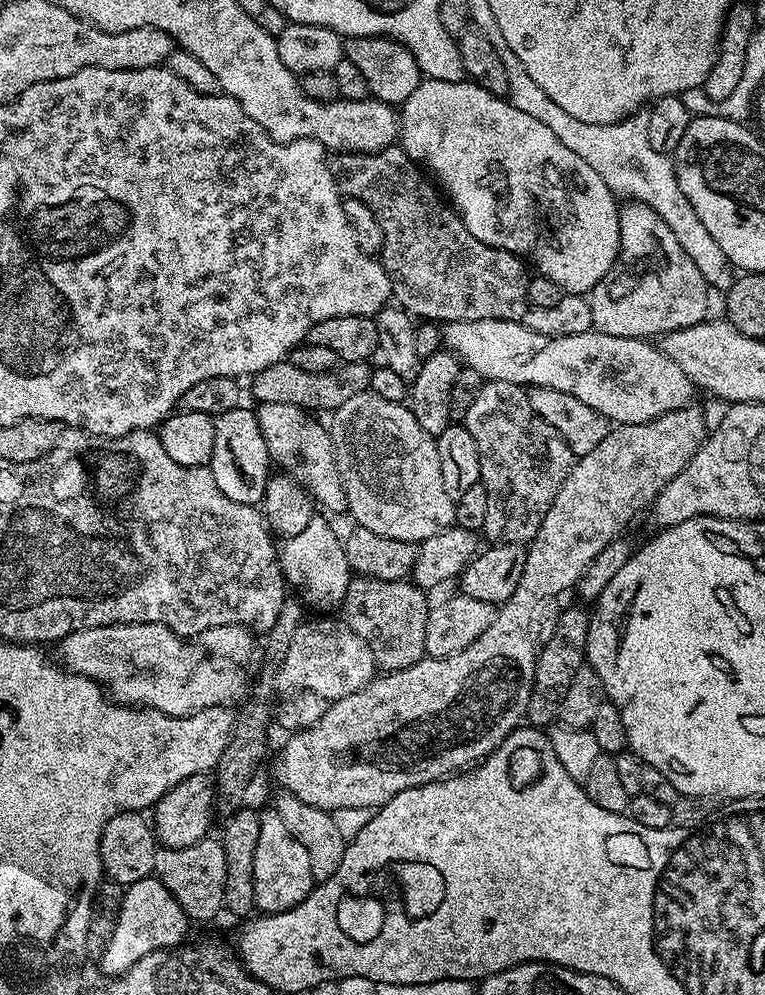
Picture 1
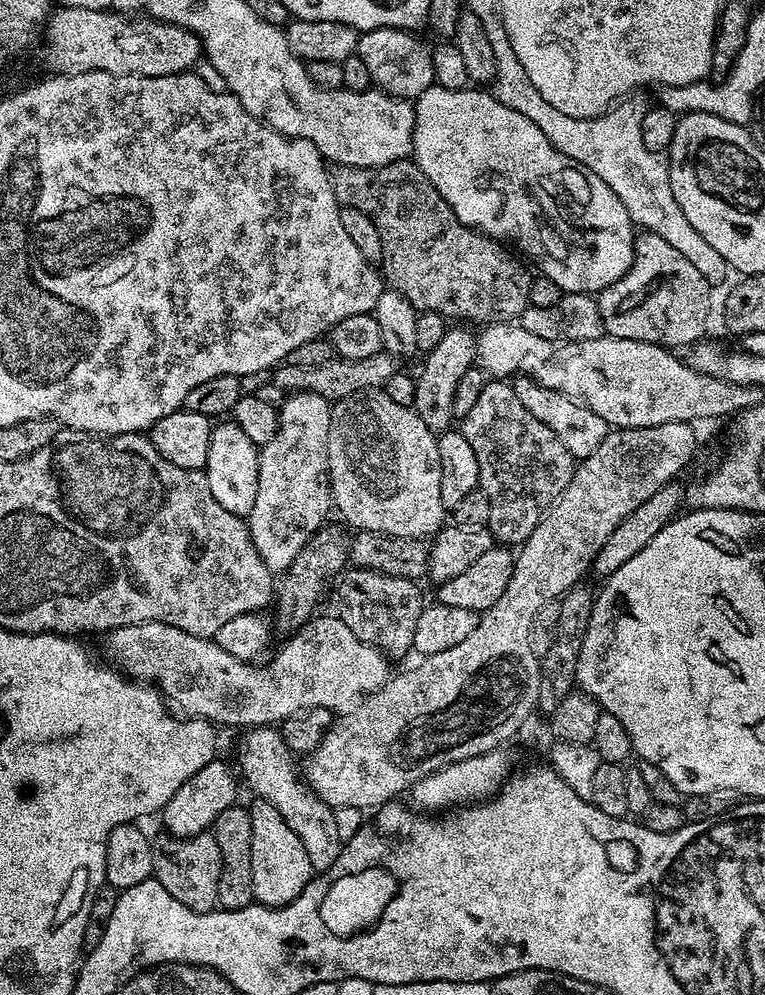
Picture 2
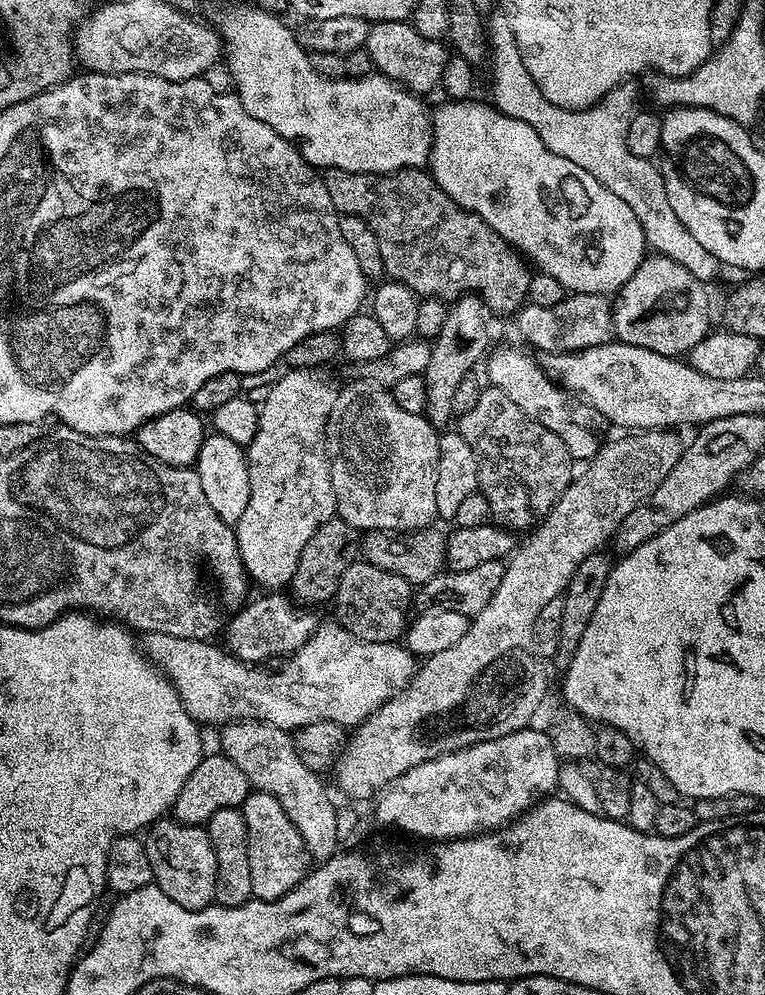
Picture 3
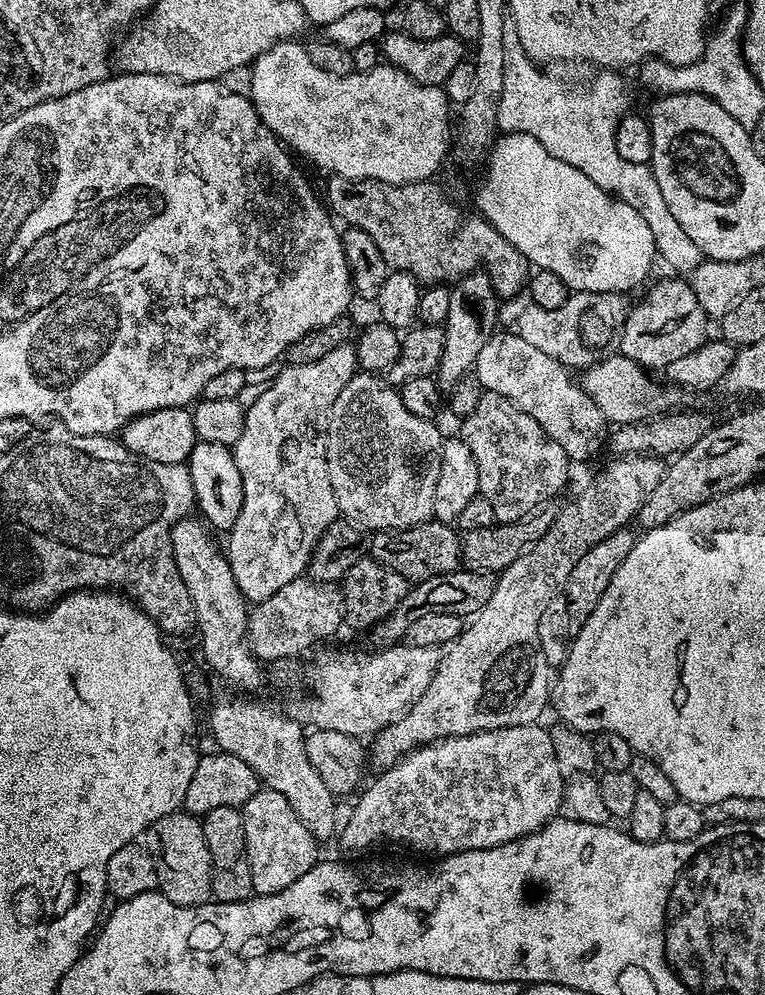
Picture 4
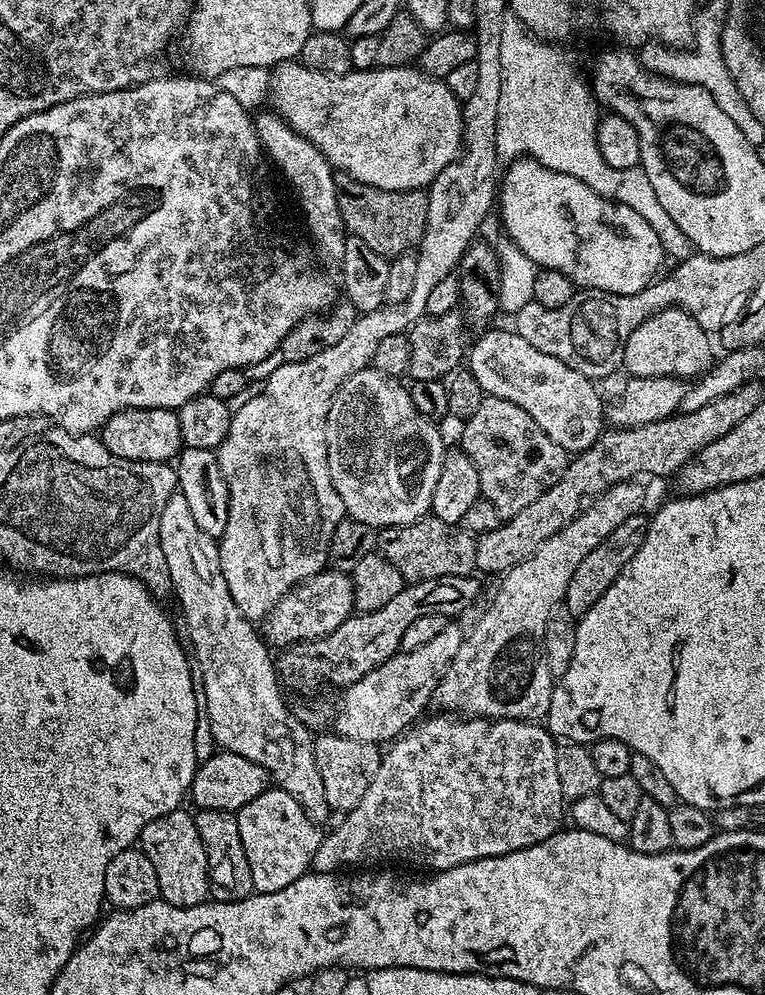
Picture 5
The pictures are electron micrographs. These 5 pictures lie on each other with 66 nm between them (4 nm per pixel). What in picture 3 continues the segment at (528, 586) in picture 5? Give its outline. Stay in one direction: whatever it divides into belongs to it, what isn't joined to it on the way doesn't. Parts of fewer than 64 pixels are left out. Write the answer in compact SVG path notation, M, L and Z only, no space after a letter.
M640 430L635 434L620 434L617 440L609 439L604 447L600 449L600 453L592 460L587 461L584 473L577 475L569 484L568 488L560 497L558 502L548 512L547 516L531 529L528 541L521 543L516 551L512 553L507 561L504 573L502 574L502 582L498 585L498 590L494 590L494 598L490 598L490 602L486 606L486 610L482 610L479 614L471 617L466 634L462 634L459 642L454 642L454 646L450 646L450 650L441 650L440 653L427 657L417 667L412 683L400 691L397 696L391 696L390 699L381 706L374 714L370 714L362 723L356 725L354 731L347 737L346 743L342 751L337 755L334 761L334 773L336 772L336 784L349 796L352 800L368 800L384 791L388 785L393 784L402 774L406 774L410 770L414 770L414 766L418 766L427 760L433 760L439 756L445 756L451 752L457 752L463 748L468 748L472 744L478 742L486 742L494 738L502 738L511 732L517 732L523 728L529 727L533 723L532 715L536 712L536 707L543 702L548 696L548 691L544 688L544 660L546 656L555 657L555 649L546 646L540 641L542 627L536 622L532 622L533 616L536 616L537 609L549 597L555 596L561 586L568 587L570 578L574 574L574 570L578 570L578 566L582 562L582 558L586 558L590 554L601 551L605 547L604 543L611 541L616 535L618 526L622 522L622 518L626 518L626 514L630 514L630 510L634 510L634 506L638 506L638 502L642 502L648 497L658 486L658 482L662 482L662 478L666 478L666 474L670 474L670 470L674 470L674 462L678 462L682 451L682 440L676 437L677 433L672 430Z

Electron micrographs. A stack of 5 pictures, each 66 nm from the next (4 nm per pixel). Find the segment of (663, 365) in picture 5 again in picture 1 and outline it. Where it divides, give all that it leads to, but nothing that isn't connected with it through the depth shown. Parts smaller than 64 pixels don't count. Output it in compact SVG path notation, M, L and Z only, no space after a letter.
M625 203L620 209L620 253L616 264L588 296L593 329L618 338L663 338L667 332L705 323L708 292L710 286L702 270L690 262L690 254L674 238L674 230L650 206Z

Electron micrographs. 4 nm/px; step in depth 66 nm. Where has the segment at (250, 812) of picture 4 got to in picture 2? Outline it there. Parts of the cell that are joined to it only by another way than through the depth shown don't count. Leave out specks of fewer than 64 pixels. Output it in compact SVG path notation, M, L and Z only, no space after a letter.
M256 798L248 808L250 814L250 874L254 874L253 901L266 908L281 908L306 890L313 878L310 857L302 847L302 842L290 826L282 819L282 814L270 806L270 802Z

